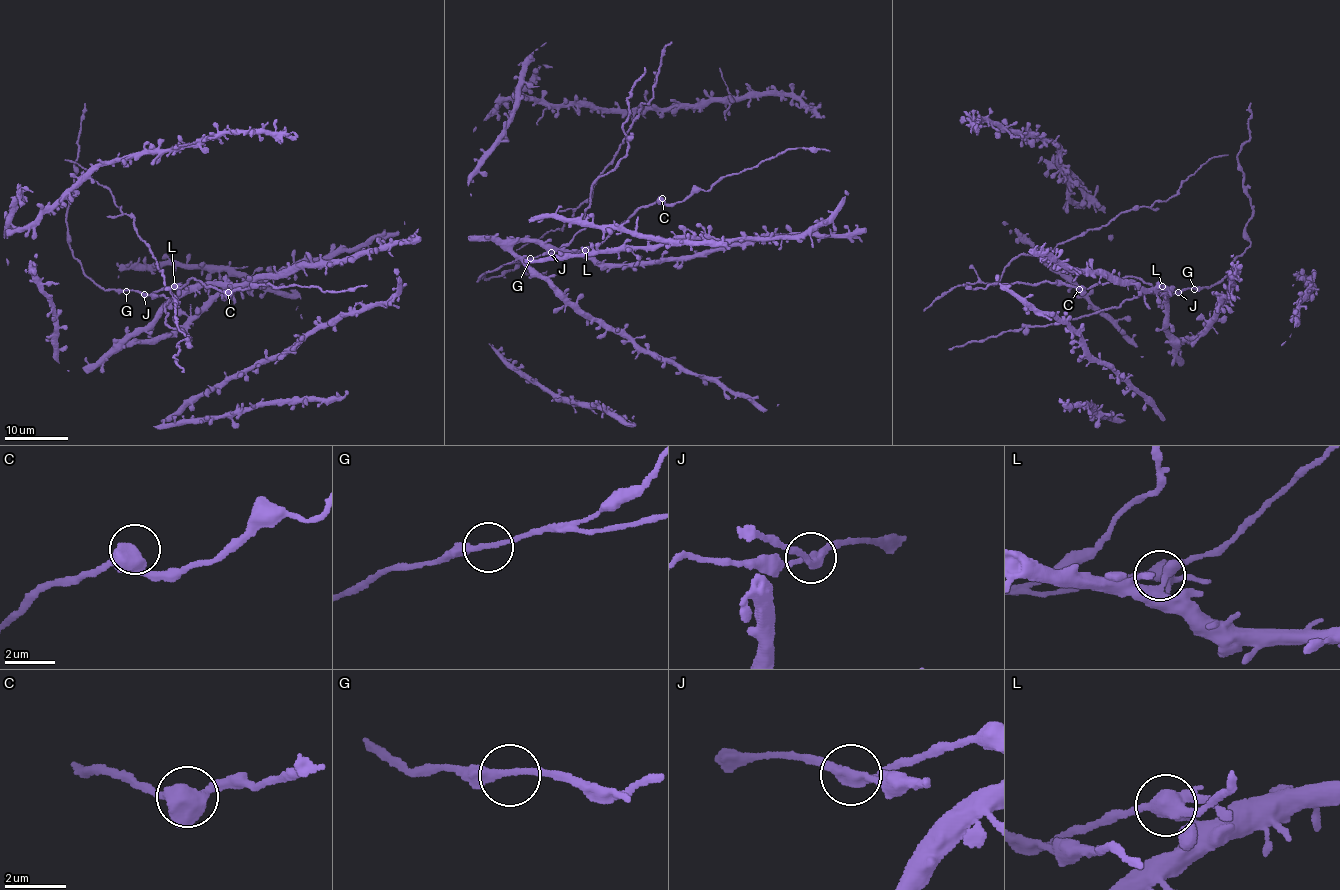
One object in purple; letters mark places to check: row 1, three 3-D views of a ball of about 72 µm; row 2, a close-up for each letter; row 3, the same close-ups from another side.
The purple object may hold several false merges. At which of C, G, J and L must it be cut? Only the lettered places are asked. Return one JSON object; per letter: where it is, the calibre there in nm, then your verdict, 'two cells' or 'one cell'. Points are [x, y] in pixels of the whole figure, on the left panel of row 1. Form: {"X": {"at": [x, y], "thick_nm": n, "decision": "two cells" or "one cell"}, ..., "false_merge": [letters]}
{"C": {"at": [228, 292], "thick_nm": 420, "decision": "one cell"}, "G": {"at": [126, 291], "thick_nm": 200, "decision": "one cell"}, "J": {"at": [144, 294], "thick_nm": 240, "decision": "two cells"}, "L": {"at": [174, 286], "thick_nm": 480, "decision": "two cells"}, "false_merge": ["J", "L"]}

